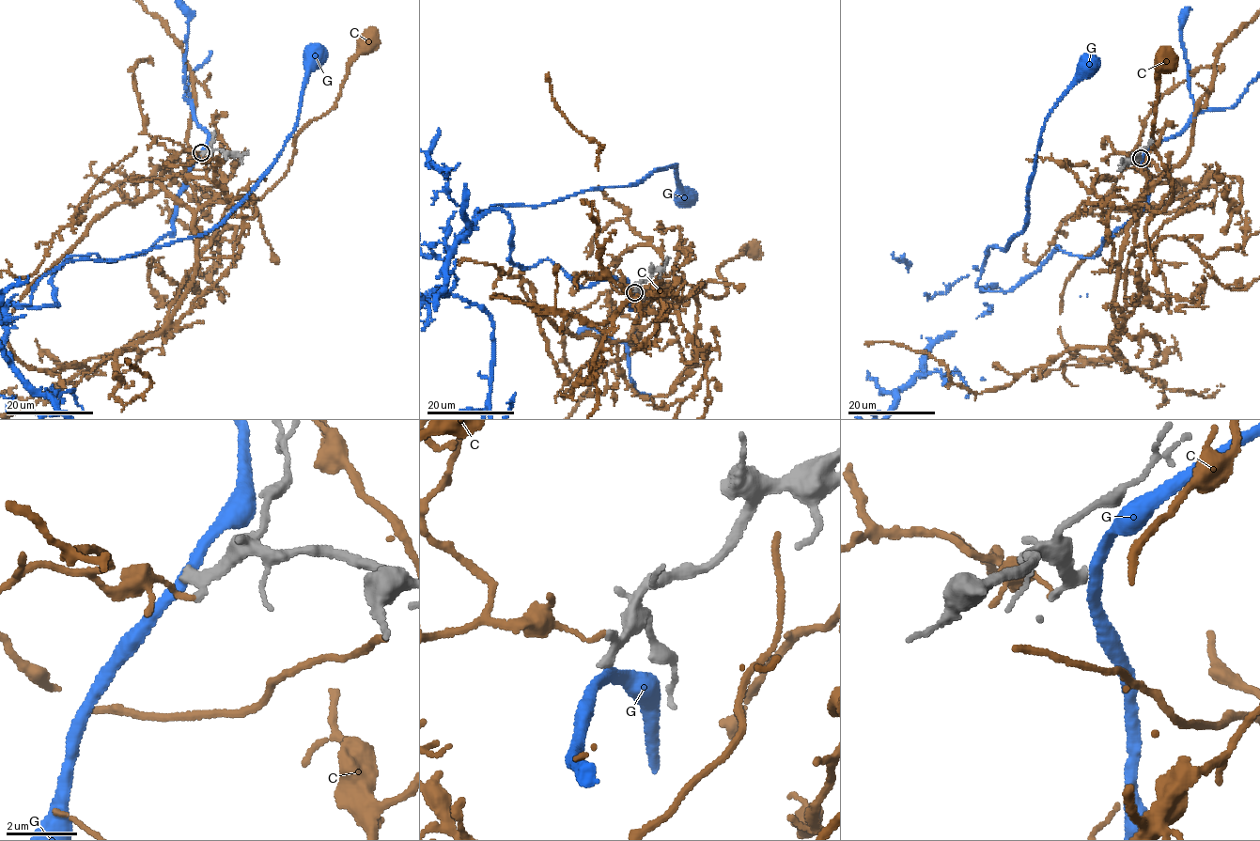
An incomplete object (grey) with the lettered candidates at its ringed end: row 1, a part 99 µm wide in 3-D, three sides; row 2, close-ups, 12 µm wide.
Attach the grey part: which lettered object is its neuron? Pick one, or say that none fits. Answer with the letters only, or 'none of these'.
none of these

